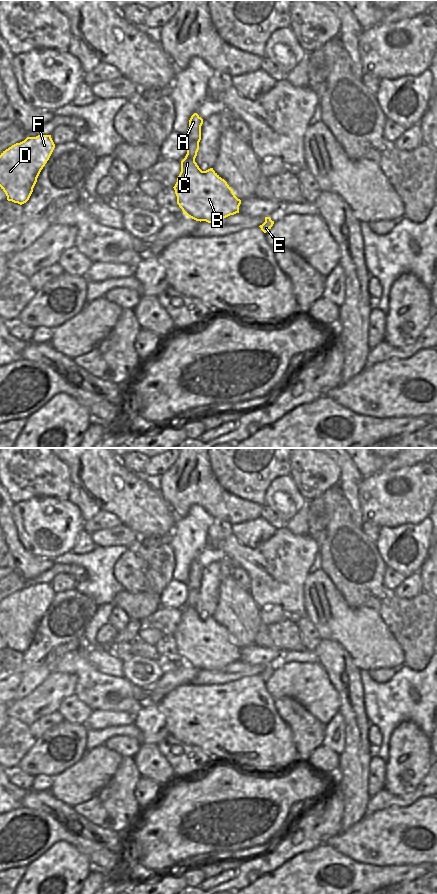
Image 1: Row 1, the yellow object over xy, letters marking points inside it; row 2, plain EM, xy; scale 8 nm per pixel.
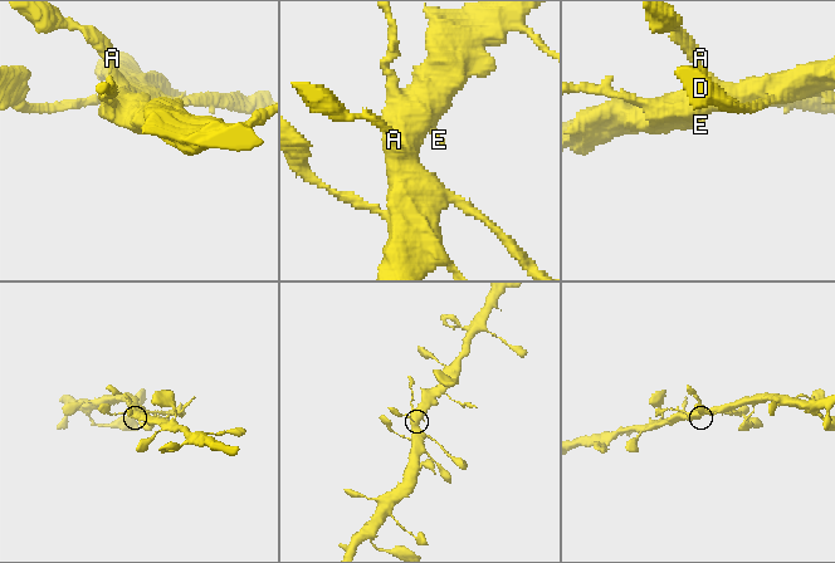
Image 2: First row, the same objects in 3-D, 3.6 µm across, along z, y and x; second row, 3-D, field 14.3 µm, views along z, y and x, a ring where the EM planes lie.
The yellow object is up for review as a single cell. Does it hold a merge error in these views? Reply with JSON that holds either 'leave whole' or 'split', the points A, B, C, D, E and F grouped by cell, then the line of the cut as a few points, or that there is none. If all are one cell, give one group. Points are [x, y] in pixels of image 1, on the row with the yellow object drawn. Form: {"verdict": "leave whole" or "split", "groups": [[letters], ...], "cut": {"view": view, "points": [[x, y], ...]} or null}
{"verdict": "leave whole", "groups": [["A", "B", "C", "D", "E", "F"]], "cut": null}

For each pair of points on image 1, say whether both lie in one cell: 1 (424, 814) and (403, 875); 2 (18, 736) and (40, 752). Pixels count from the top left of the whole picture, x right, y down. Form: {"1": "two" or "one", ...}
{"1": "two", "2": "two"}

